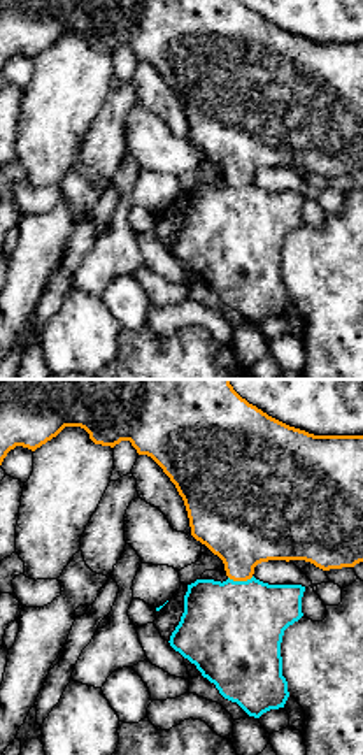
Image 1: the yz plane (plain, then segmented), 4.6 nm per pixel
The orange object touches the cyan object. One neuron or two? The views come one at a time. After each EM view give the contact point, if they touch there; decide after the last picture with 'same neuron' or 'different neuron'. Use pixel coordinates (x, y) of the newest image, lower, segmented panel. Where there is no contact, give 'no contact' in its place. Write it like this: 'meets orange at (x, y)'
meets orange at (241, 580)

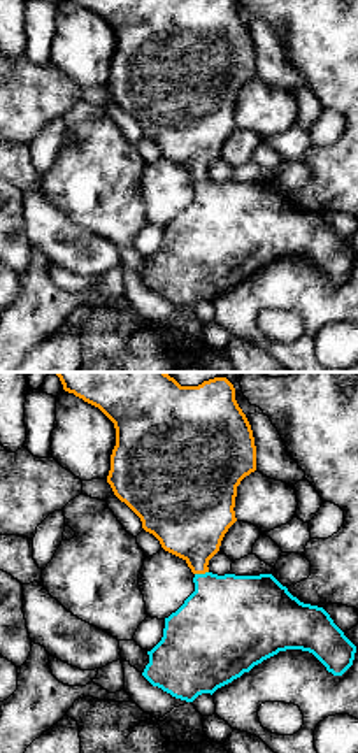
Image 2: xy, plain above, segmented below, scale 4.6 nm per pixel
meets orange at (200, 573)

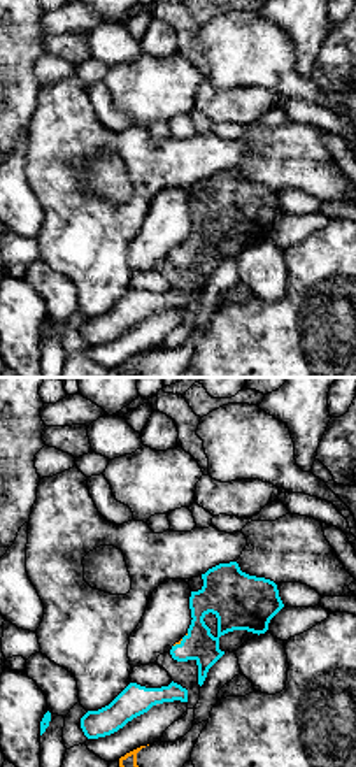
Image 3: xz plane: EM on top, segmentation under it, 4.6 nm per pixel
meets orange at (178, 643)

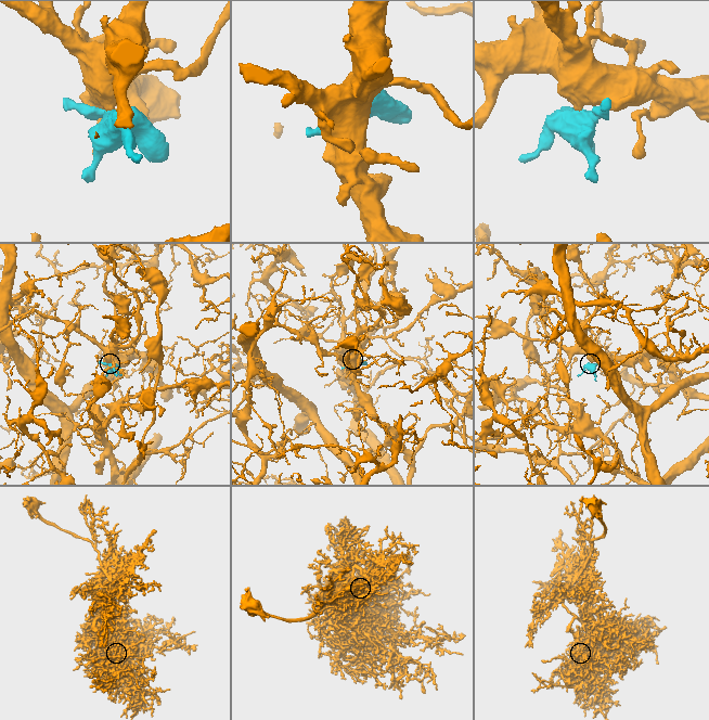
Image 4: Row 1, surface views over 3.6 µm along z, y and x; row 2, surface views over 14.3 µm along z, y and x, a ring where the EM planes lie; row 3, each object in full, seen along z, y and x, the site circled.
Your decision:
same neuron

